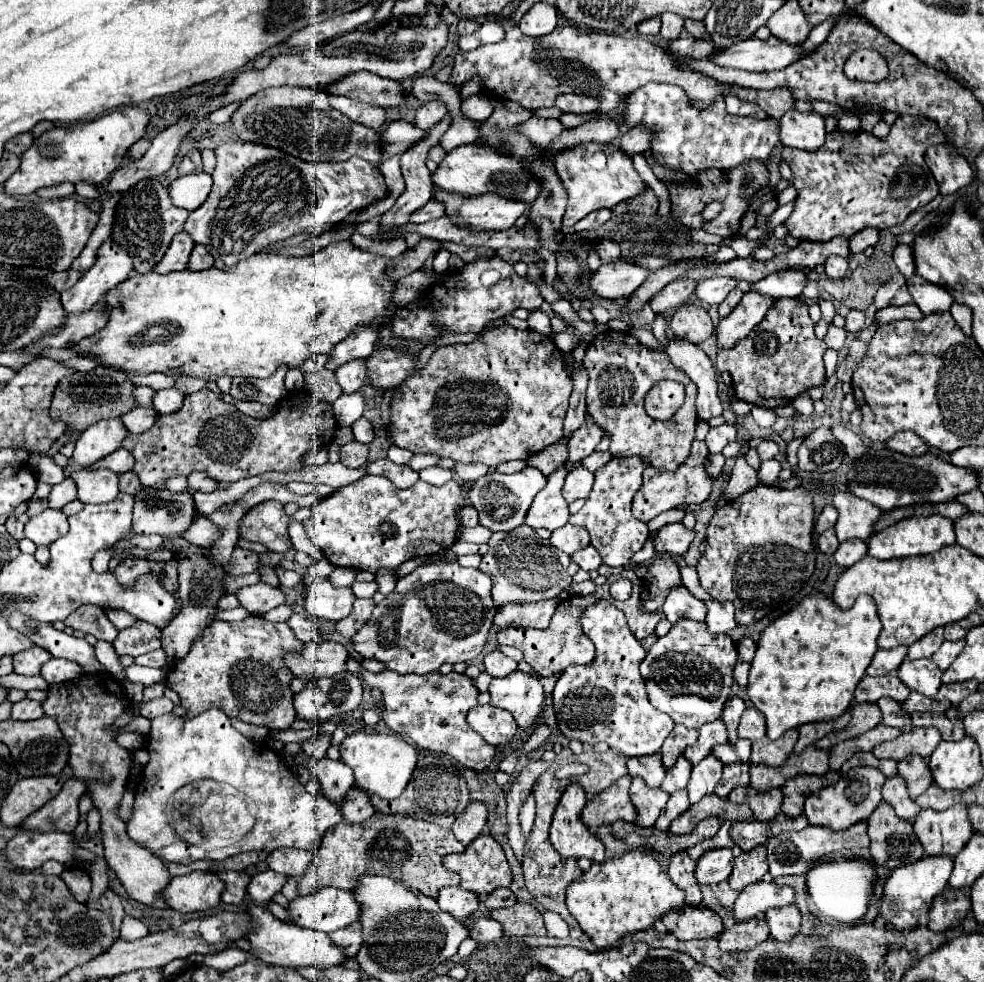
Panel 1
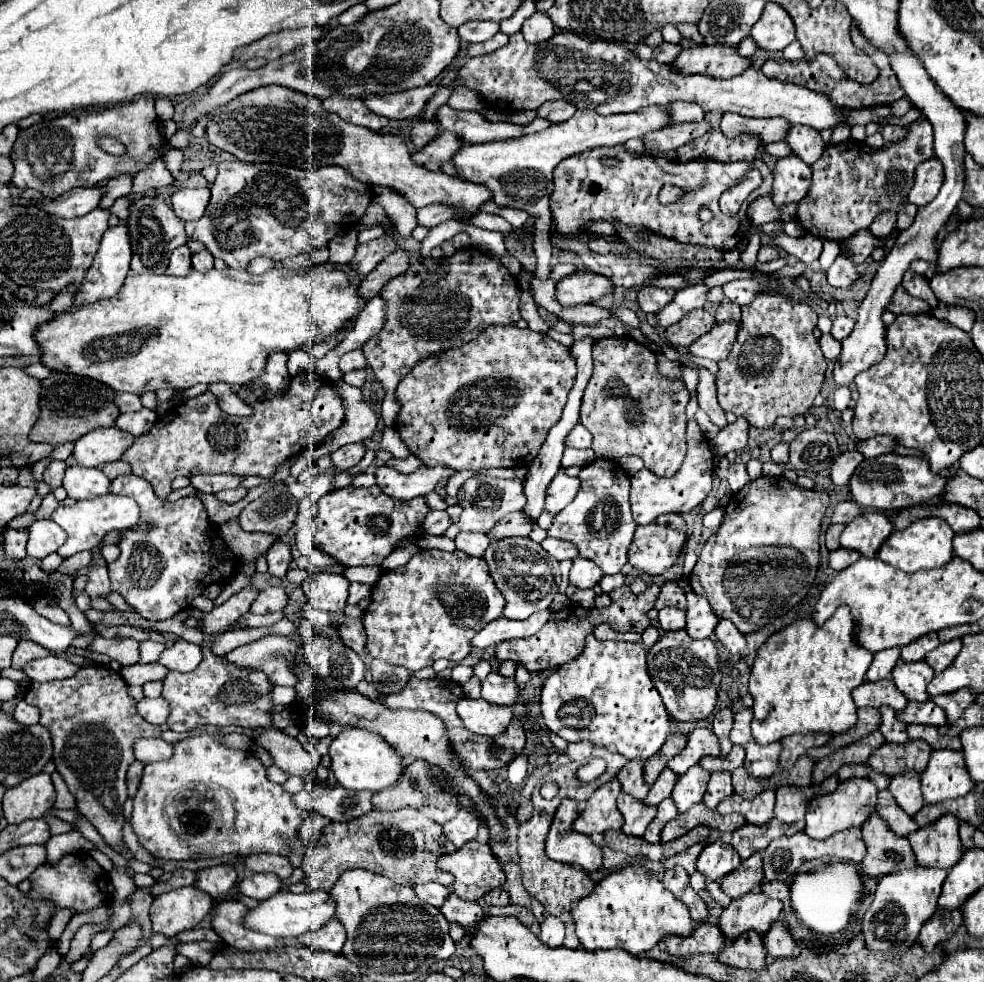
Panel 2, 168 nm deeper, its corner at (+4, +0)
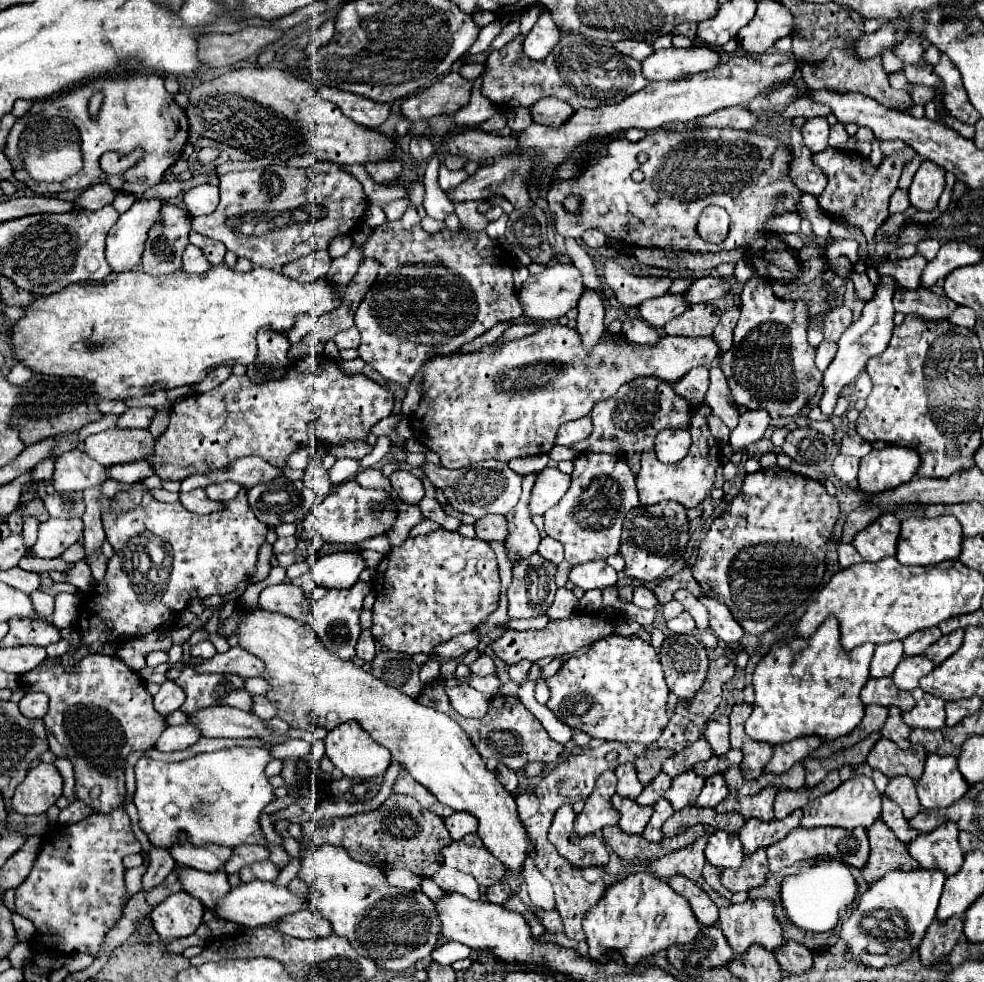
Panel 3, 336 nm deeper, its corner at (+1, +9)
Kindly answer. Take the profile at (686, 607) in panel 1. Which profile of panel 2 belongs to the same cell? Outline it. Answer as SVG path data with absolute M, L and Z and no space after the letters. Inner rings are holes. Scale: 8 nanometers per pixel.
M666 607L658 615L658 623L664 631L678 631L686 625L686 611L680 611L676 607Z

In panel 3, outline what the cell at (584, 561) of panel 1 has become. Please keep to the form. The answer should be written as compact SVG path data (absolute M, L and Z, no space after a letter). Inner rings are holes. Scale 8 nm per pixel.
M595 560L573 566L569 580L583 590L593 590L593 588L603 590L617 582L617 572L605 560Z

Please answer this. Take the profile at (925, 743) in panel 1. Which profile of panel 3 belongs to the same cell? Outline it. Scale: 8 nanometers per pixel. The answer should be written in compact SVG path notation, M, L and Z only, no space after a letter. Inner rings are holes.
M881 738L869 752L867 764L871 768L881 770L889 778L899 776L899 774L909 774L913 780L919 780L925 768L925 756L927 756L927 750L923 750L921 746L901 750L897 748L895 742Z

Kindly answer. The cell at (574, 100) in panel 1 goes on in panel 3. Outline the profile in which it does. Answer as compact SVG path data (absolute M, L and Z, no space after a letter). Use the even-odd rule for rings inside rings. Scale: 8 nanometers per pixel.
M549 96L549 98L537 100L535 108L531 106L531 112L533 112L533 122L547 124L547 126L559 126L571 118L573 108L571 108L571 104Z

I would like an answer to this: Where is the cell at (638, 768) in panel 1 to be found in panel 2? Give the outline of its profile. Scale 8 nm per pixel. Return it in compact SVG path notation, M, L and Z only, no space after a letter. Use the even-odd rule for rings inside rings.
M628 761L624 769L620 769L620 773L616 775L618 781L622 783L622 791L640 801L648 795L648 785L644 783L644 777L642 777L642 767L644 767L644 761Z

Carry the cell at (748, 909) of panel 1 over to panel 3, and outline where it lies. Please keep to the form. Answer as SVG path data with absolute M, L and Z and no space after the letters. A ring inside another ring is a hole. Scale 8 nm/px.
M745 900L741 904L729 904L725 908L719 908L719 928L723 930L729 946L735 950L735 954L745 952L753 942L765 946L767 950L775 950L783 944L783 928L781 922L775 916L775 902L773 900Z

